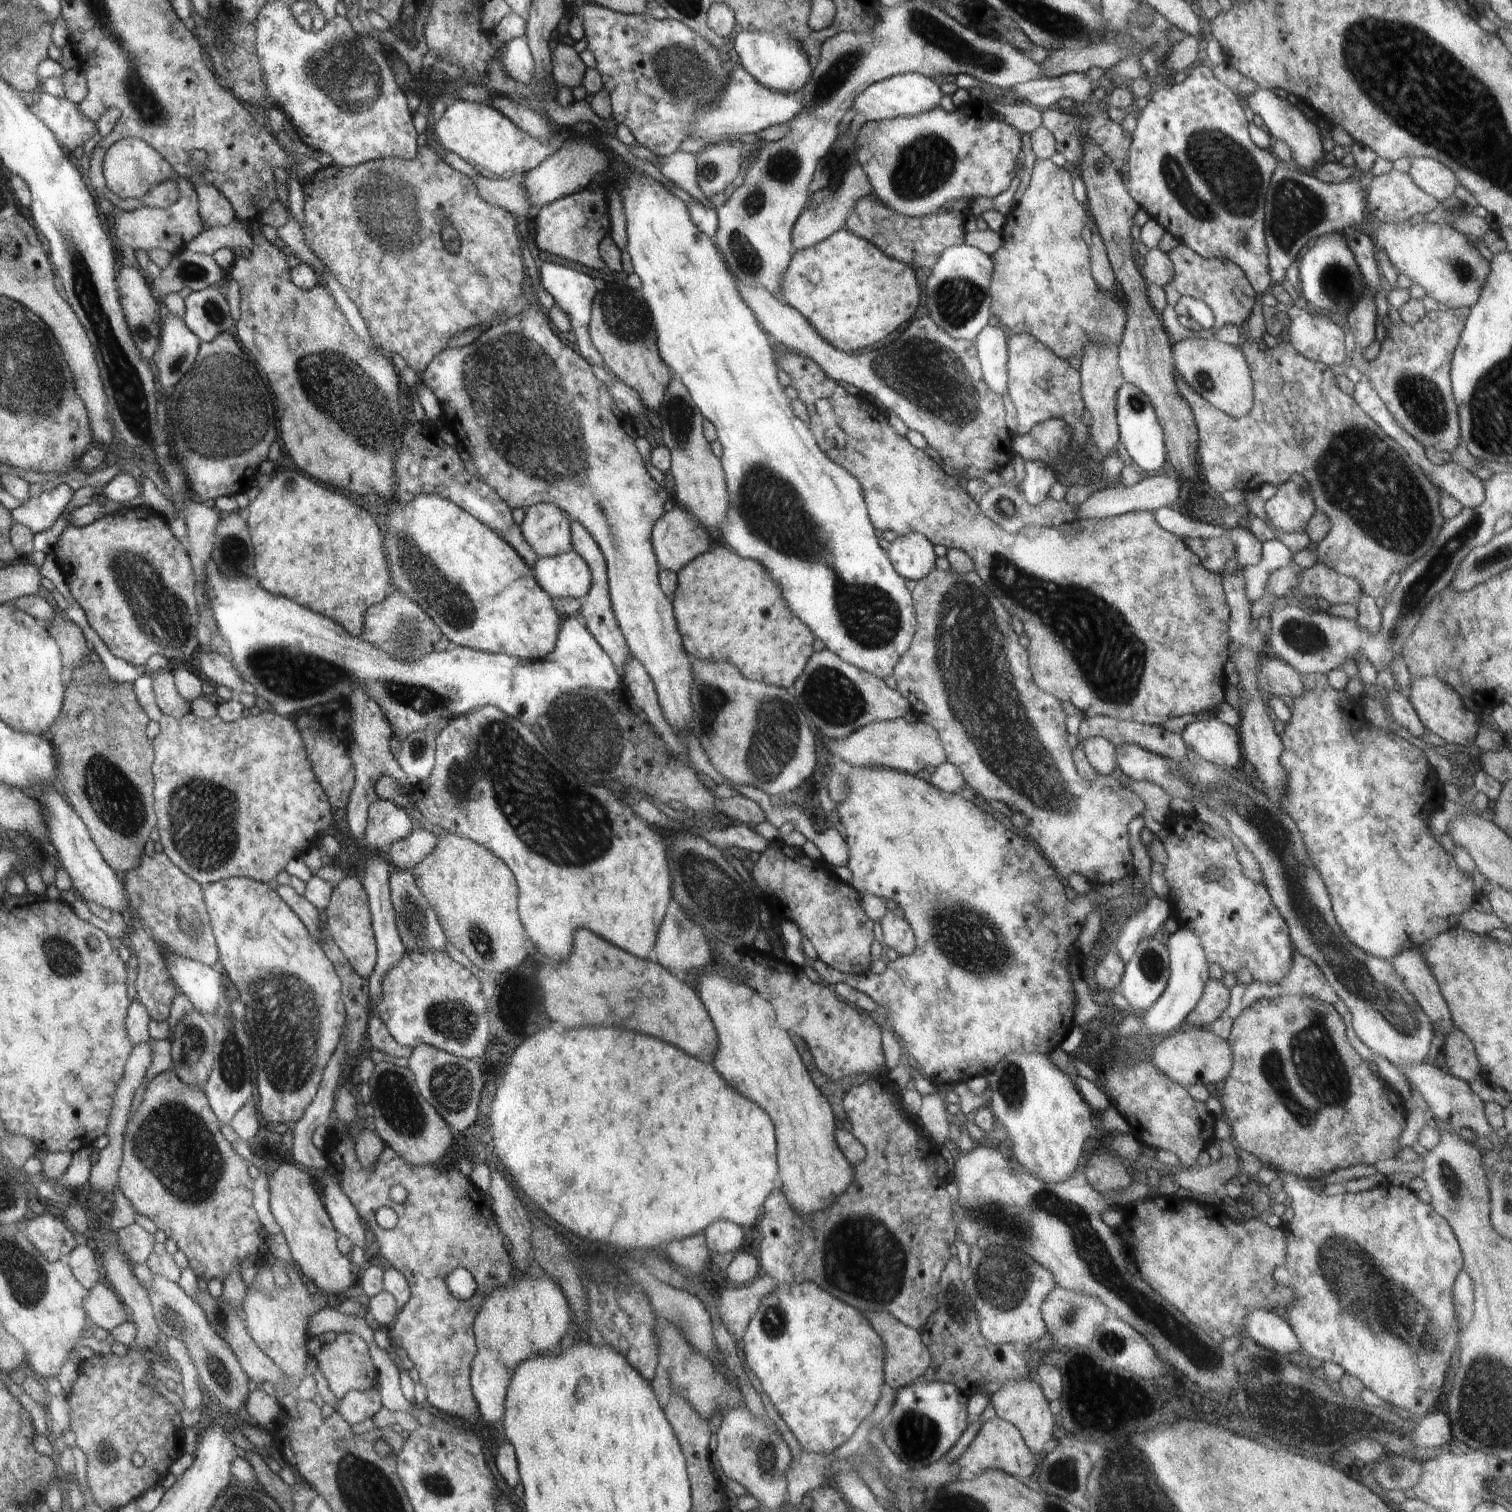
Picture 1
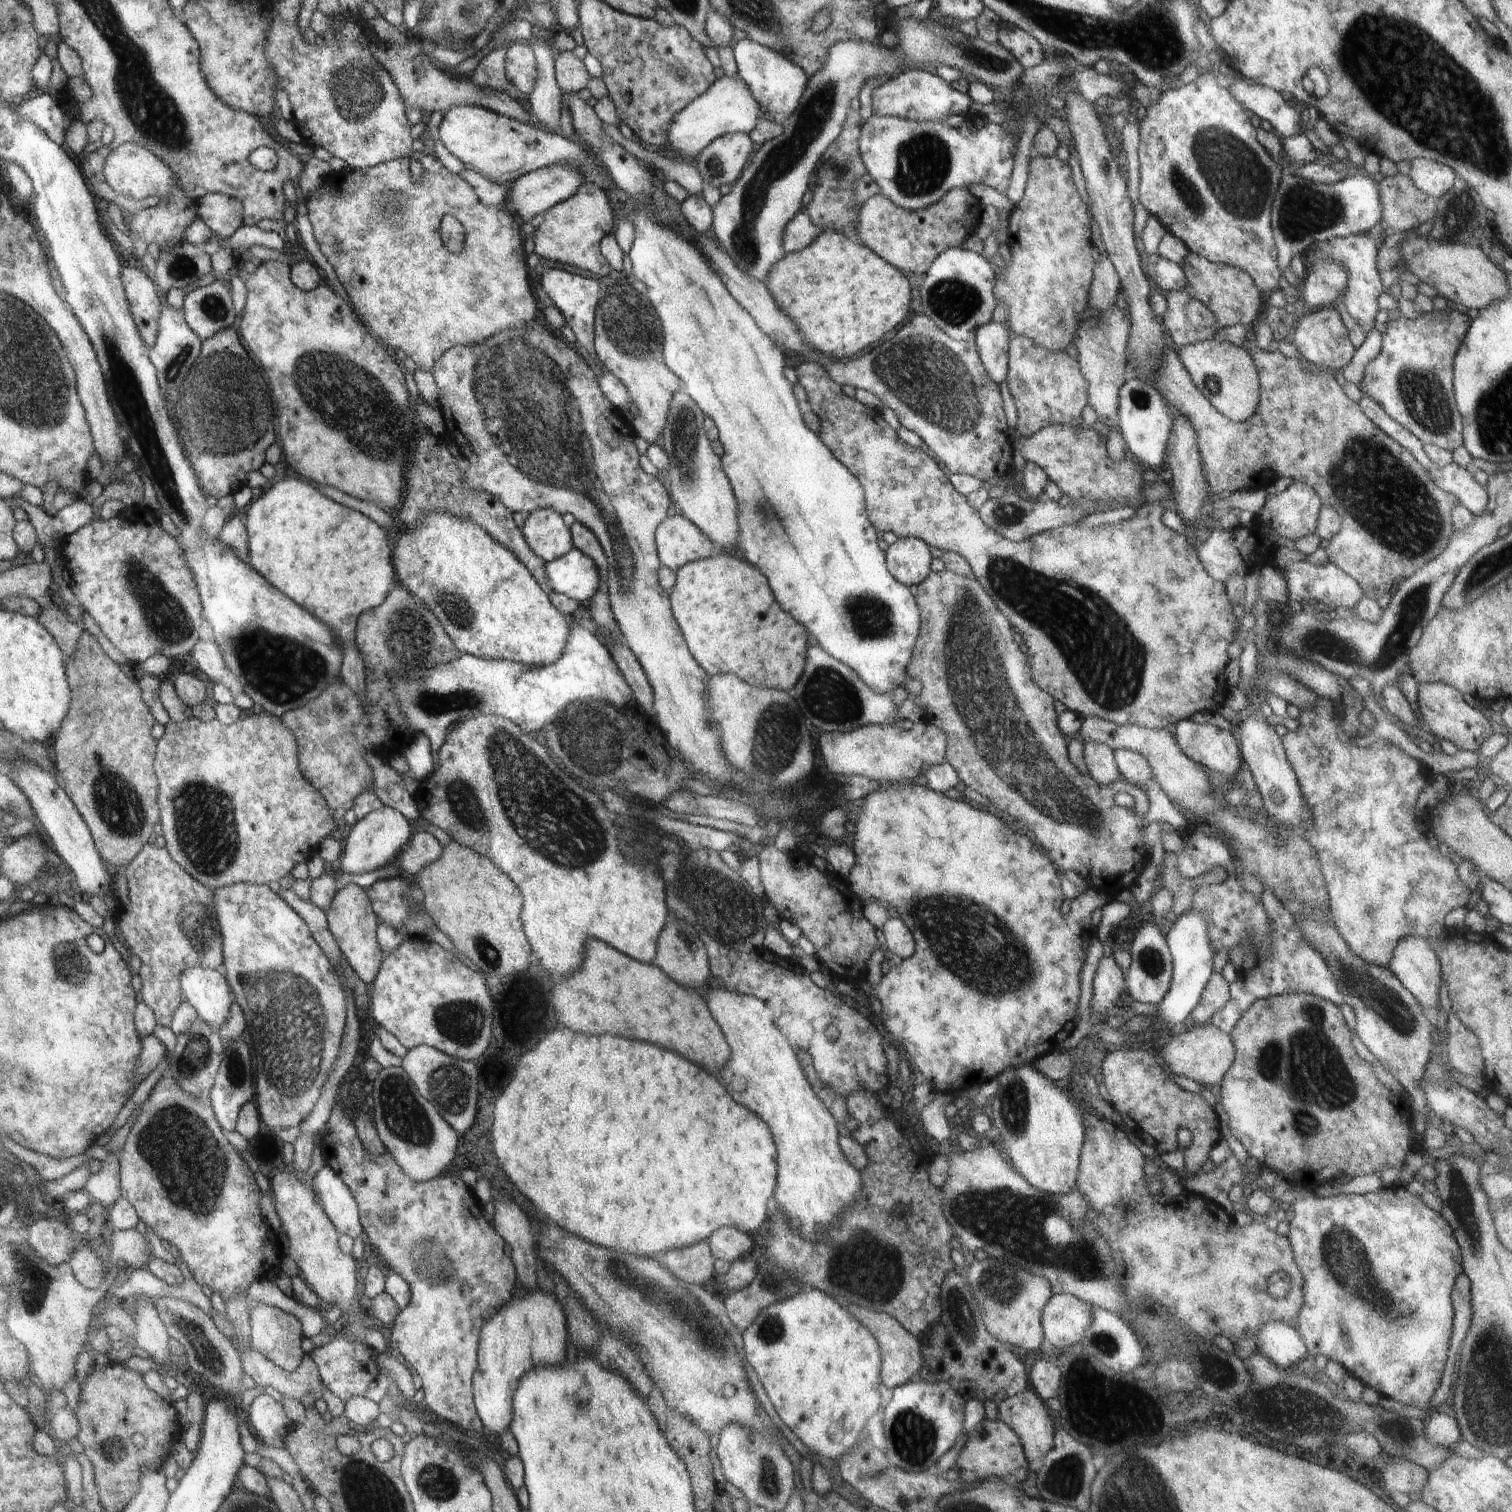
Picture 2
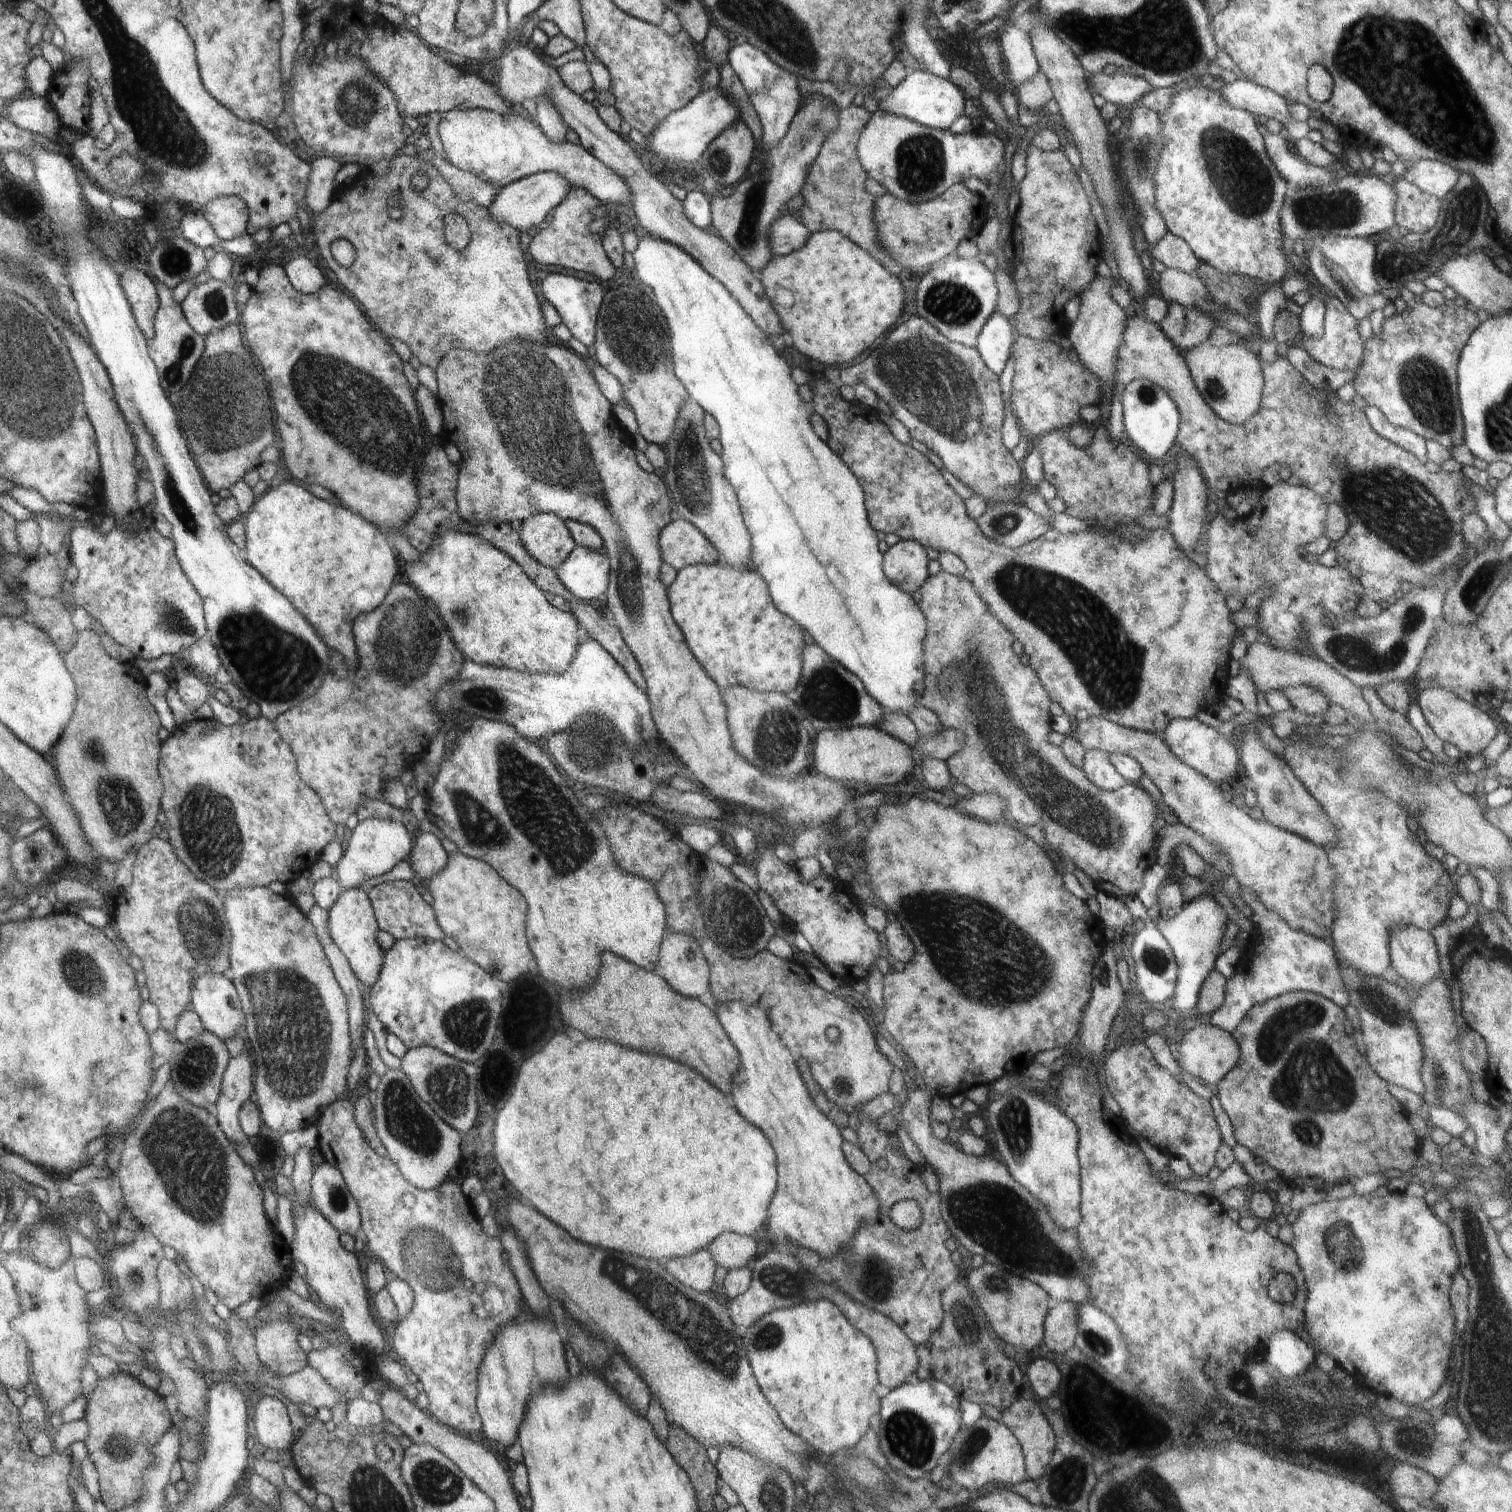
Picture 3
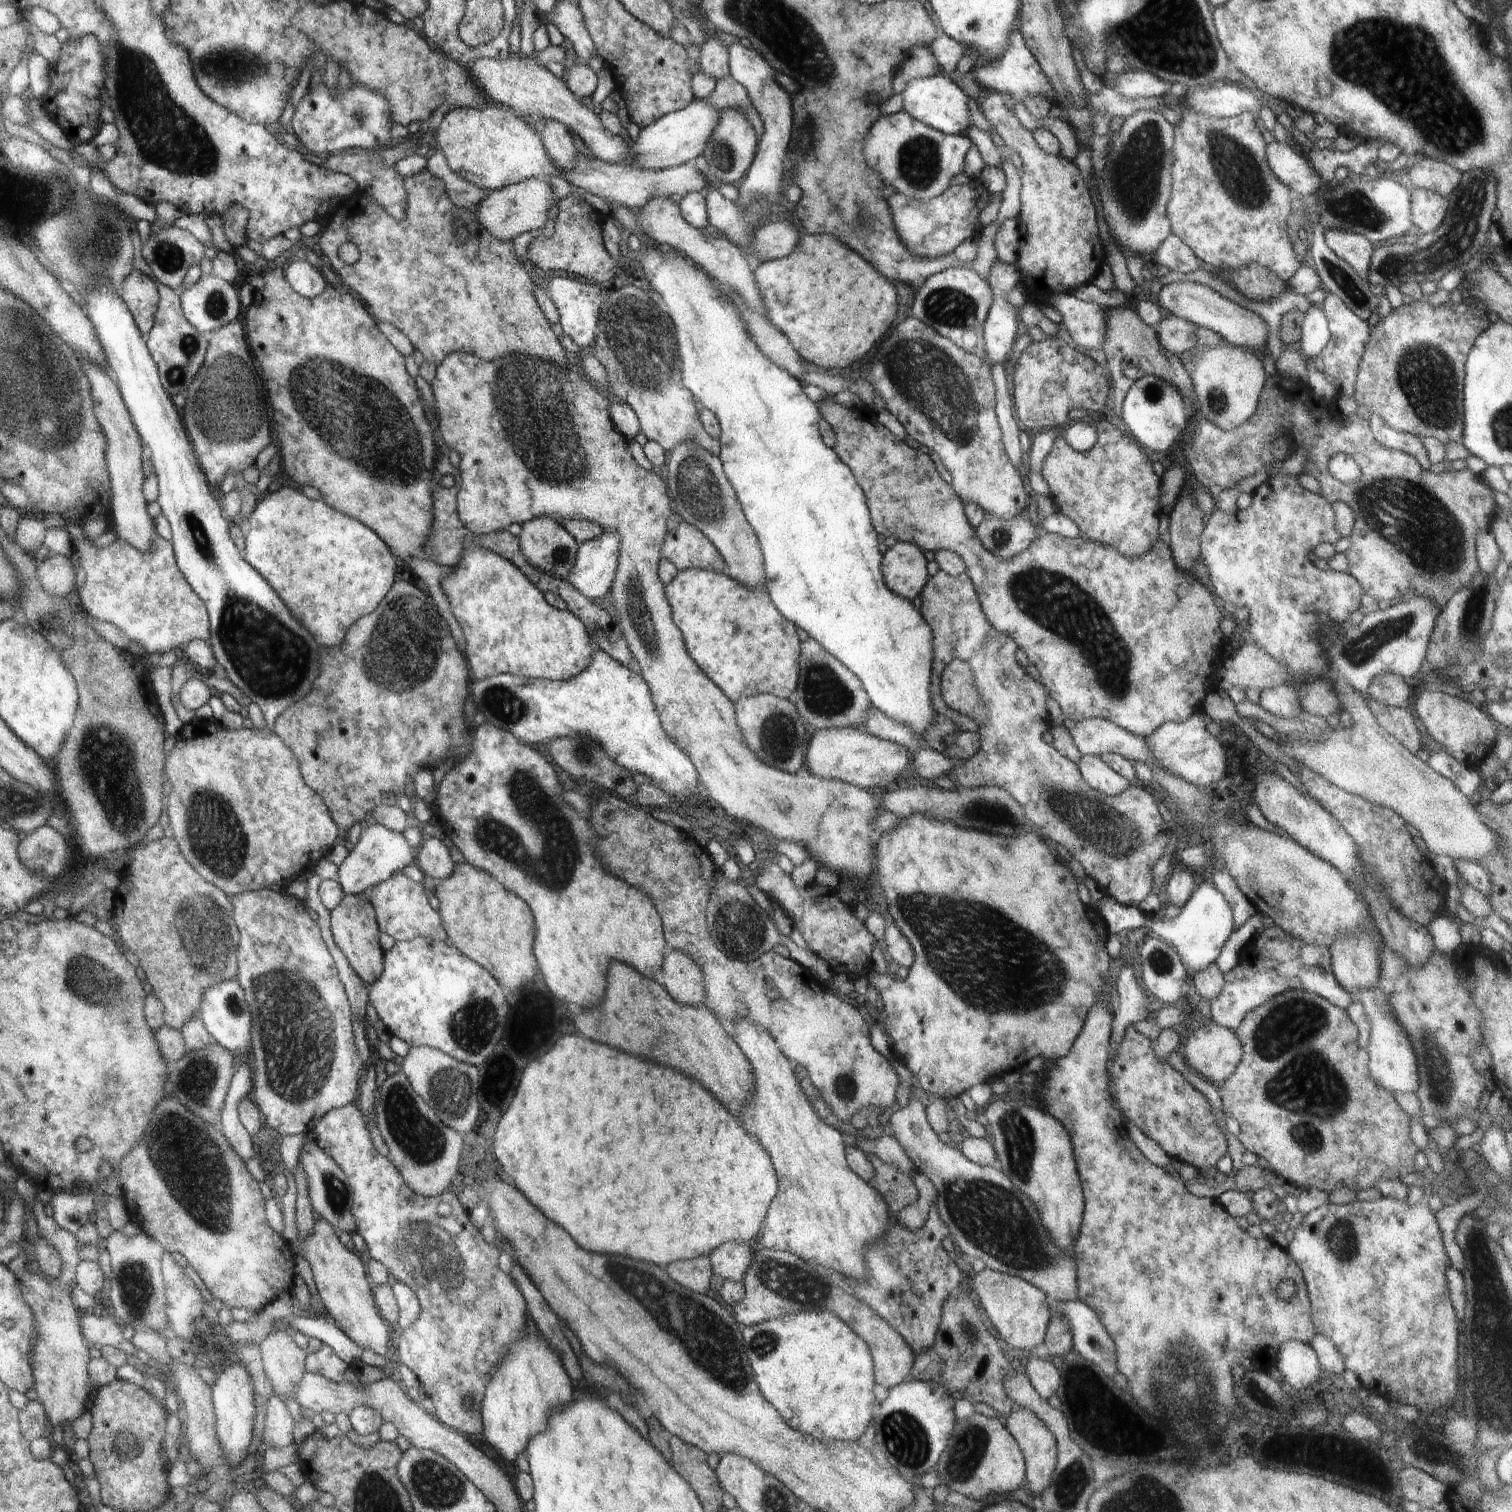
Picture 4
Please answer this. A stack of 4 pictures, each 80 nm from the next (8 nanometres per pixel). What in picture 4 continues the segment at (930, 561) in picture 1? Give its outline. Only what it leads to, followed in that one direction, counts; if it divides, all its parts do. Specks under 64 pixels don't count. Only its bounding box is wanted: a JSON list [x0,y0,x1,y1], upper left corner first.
[881,541,927,602]

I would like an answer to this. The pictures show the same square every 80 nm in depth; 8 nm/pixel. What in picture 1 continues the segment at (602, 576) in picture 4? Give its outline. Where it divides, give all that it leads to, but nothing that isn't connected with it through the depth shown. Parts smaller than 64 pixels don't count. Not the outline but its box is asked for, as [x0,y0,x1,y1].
[532,549,593,599]

